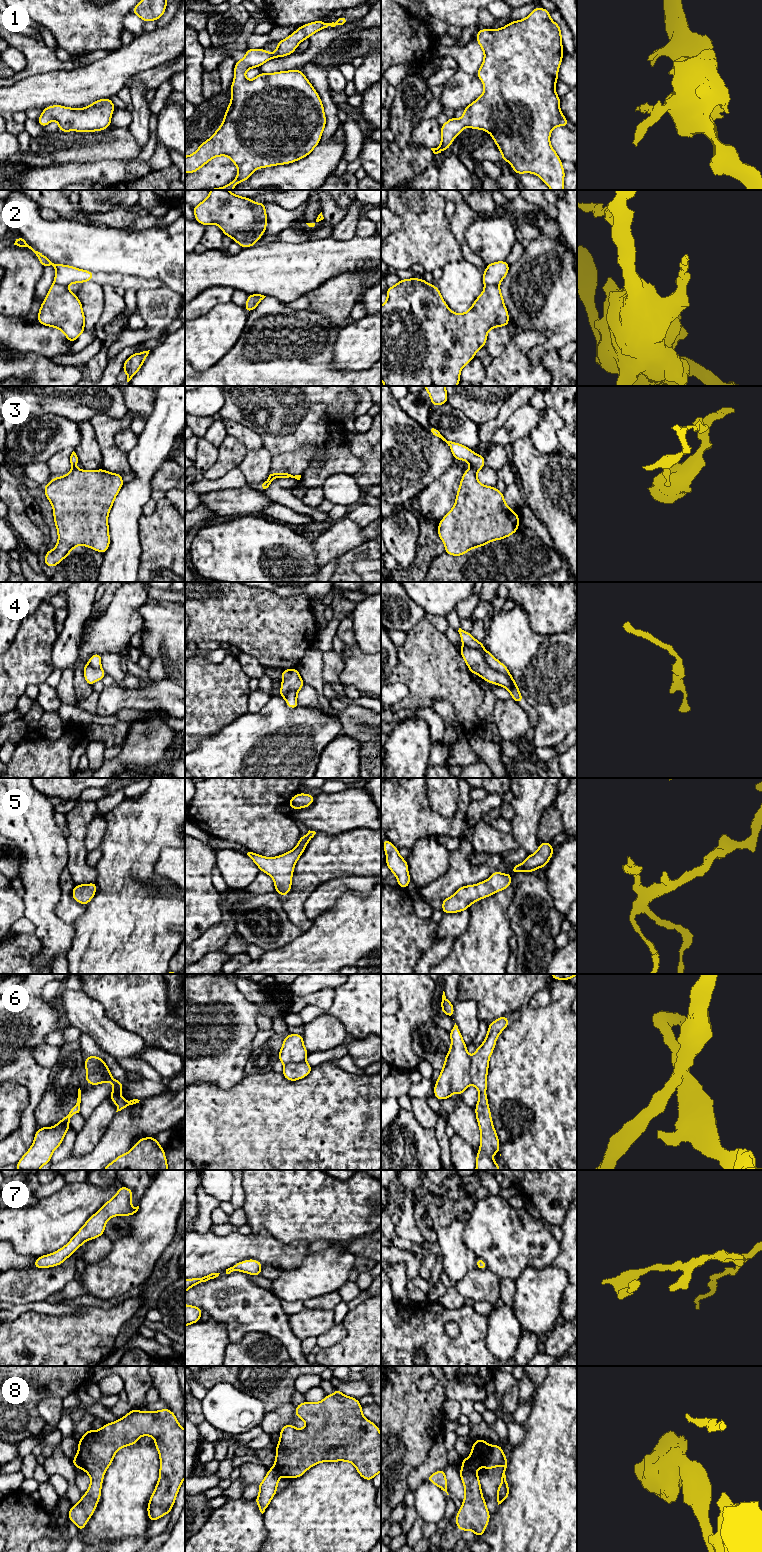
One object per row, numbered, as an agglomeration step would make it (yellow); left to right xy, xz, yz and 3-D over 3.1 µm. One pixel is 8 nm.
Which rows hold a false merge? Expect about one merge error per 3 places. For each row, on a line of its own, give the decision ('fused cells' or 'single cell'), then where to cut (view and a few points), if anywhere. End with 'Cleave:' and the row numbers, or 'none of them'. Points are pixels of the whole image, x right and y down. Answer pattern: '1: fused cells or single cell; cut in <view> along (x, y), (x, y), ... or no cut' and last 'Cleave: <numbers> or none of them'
1: single cell; no cut
2: fused cells; cut in xy along (54, 282), (66, 286)
3: fused cells; cut in yz along (471, 466), (476, 471)
4: fused cells; cut in yz along (463, 645), (479, 650), (491, 667), (507, 674), (513, 681)
5: single cell; no cut
6: fused cells; cut in yz along (471, 1057), (470, 1083)
7: single cell; no cut
8: fused cells; cut in yz along (490, 1446), (483, 1466)
Cleave: 2, 3, 4, 6, 8

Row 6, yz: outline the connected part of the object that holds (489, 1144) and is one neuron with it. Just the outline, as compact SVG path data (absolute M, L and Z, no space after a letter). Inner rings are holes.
M507 1015L490 1023L486 1038L482 1045L476 1048L475 1054L471 1057L471 1084L477 1088L479 1093L475 1114L481 1137L480 1148L476 1153L475 1170L500 1170L499 1164L492 1158L494 1153L500 1154L500 1147L499 1138L493 1126L491 1111L488 1106L486 1089L490 1056L495 1049L498 1036L509 1024Z

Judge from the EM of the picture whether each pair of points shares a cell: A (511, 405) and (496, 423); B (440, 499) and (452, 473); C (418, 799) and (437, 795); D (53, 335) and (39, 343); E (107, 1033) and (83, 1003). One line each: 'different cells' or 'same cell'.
A: same cell
B: same cell
C: different cells
D: same cell
E: same cell

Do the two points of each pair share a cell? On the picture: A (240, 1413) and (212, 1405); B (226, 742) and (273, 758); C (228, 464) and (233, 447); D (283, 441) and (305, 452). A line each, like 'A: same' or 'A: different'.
A: same
B: same
C: same
D: different

